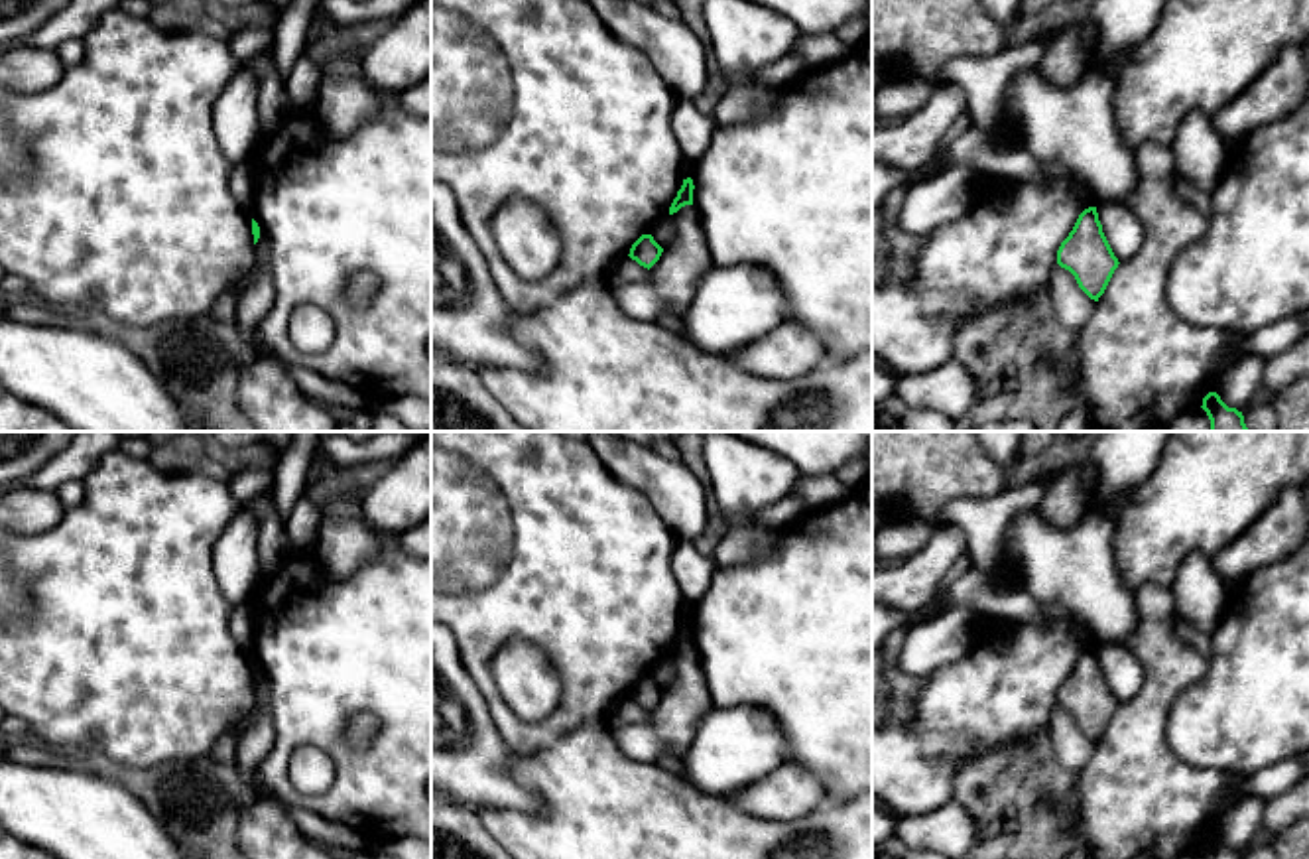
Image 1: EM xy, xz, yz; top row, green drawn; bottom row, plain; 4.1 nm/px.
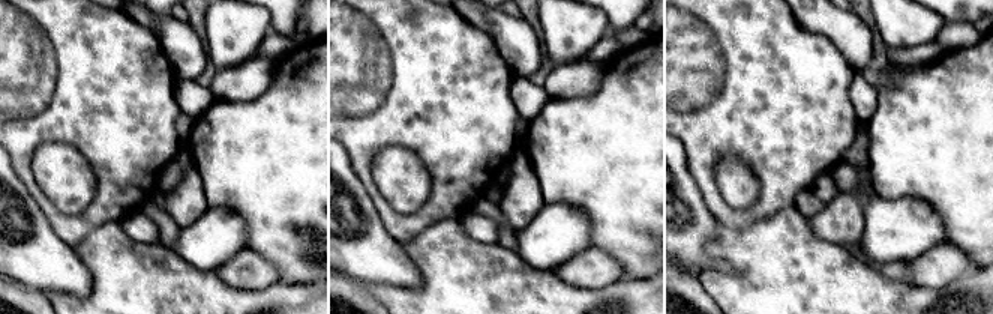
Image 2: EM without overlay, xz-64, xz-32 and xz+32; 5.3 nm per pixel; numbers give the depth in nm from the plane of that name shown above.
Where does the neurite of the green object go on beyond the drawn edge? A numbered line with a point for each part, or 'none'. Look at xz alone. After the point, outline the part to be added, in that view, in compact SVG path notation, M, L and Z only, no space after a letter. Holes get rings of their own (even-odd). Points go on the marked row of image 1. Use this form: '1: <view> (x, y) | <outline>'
none

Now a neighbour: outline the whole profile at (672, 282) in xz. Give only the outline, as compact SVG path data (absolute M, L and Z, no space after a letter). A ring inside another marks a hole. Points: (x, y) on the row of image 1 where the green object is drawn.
M685 205L671 217L677 236L650 268L648 278L614 288L620 309L634 319L657 321L665 313L681 317L697 292L699 278L713 264L695 205Z

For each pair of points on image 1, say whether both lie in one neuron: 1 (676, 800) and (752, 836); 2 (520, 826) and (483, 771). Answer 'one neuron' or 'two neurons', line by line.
1: one neuron
2: two neurons

